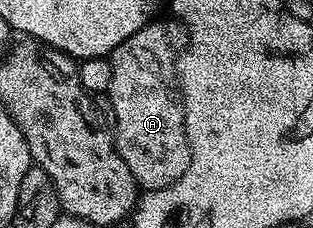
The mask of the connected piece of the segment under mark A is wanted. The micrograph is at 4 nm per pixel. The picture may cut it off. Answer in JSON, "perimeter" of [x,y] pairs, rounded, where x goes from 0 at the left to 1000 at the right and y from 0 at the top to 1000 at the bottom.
{"perimeter":[[[495,88],[473,101],[460,123],[447,123],[447,140],[409,158],[396,193],[374,202],[345,241],[358,298],[358,368],[345,399],[345,434],[351,430],[351,482],[364,496],[364,535],[358,518],[364,645],[377,654],[396,719],[409,719],[409,754],[422,754],[422,772],[441,794],[457,838],[546,816],[594,750],[594,728],[607,711],[581,452],[550,373],[550,281],[565,276],[569,241],[601,171],[594,123],[578,96],[540,92]]]}

